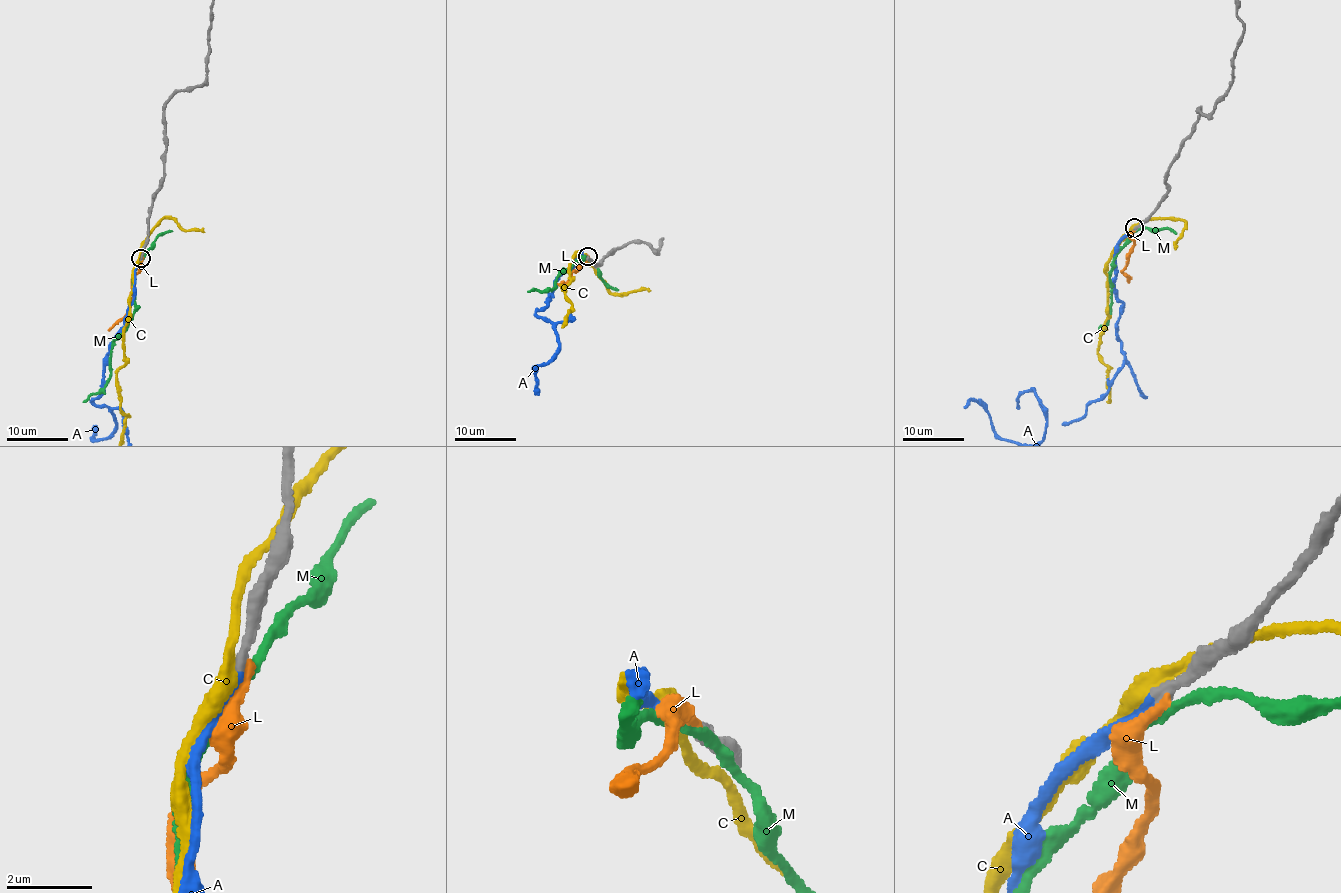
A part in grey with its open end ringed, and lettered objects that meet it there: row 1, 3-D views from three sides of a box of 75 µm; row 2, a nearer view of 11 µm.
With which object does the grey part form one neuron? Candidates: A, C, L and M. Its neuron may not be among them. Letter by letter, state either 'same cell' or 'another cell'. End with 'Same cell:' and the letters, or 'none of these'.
A: same cell
C: another cell
L: another cell
M: another cell
Same cell: A

